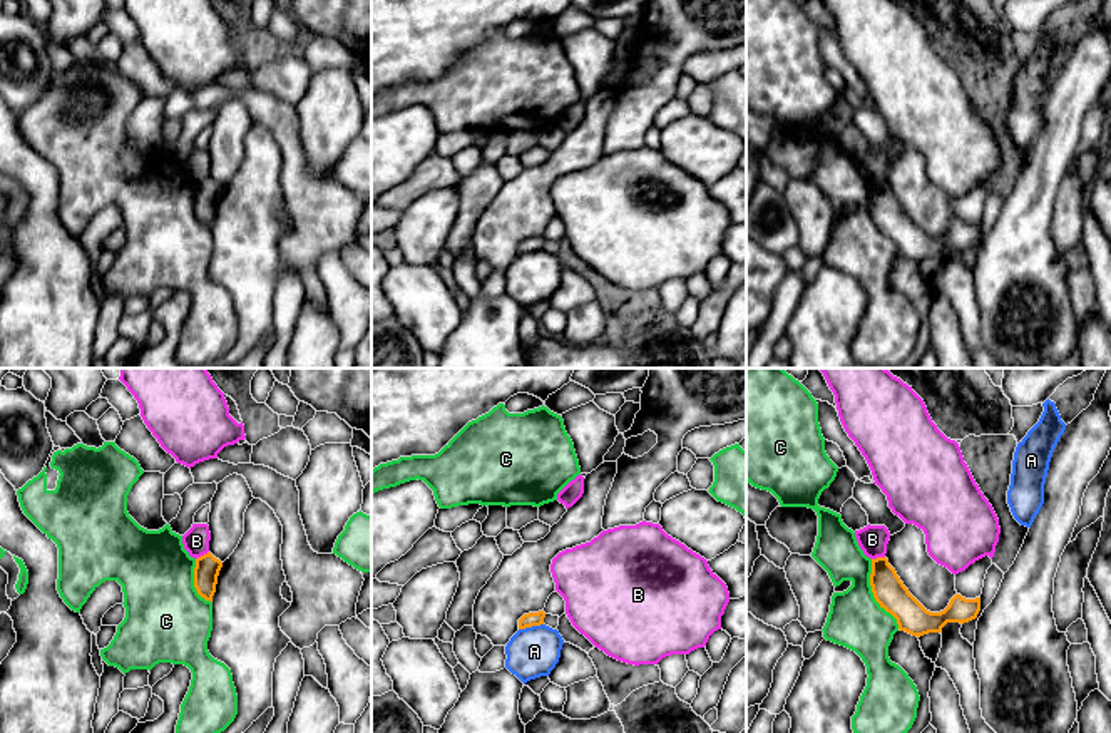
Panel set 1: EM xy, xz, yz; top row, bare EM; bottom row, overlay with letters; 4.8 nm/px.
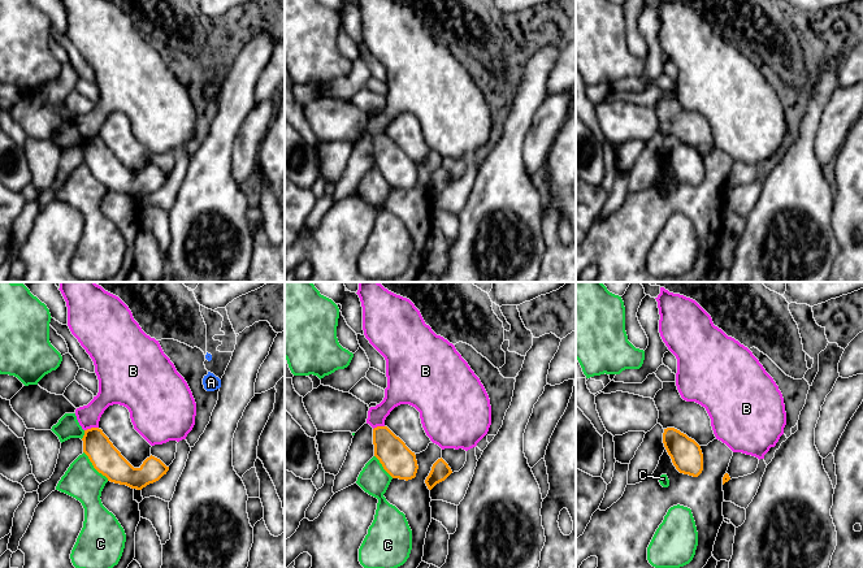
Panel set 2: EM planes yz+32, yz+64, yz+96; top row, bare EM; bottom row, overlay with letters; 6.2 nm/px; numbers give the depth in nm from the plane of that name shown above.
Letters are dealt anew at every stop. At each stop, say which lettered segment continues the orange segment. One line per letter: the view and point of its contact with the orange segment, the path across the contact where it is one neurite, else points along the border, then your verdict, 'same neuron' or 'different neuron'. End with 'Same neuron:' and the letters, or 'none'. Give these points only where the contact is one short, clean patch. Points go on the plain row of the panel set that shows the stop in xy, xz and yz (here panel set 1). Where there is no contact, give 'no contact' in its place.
A: meets orange in xz at (531, 251); border along xz (542, 248), (519, 255); different neuron
B: meets orange in xy at (201, 181); border along xy (208, 176), (196, 184); different neuron
C: meets orange in yz at (874, 220); border along yz (870, 184), (872, 221), (895, 245), (899, 253); different neuron
Same neuron: none

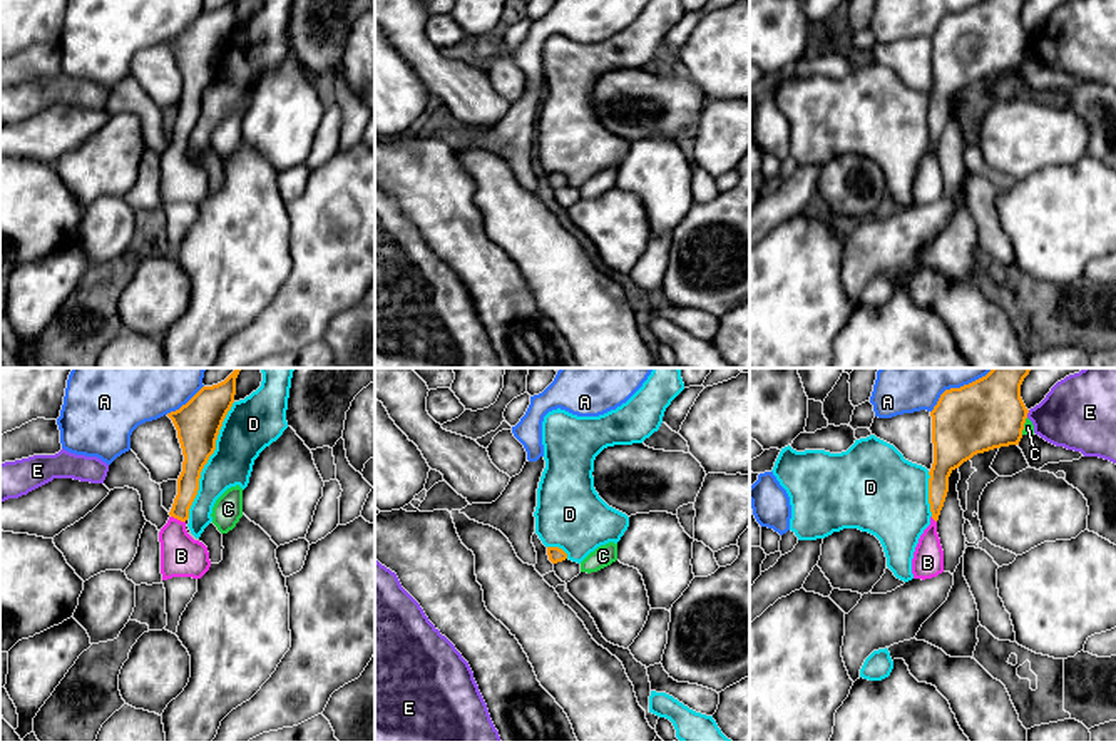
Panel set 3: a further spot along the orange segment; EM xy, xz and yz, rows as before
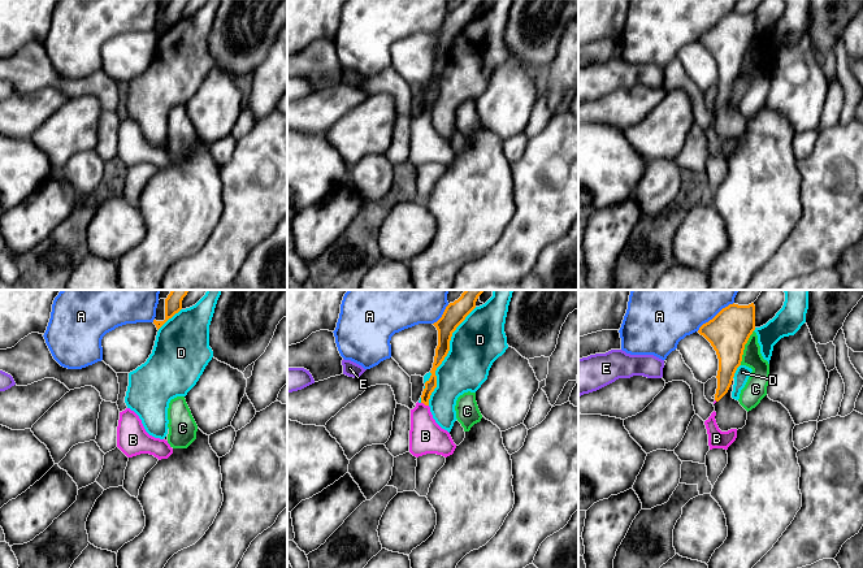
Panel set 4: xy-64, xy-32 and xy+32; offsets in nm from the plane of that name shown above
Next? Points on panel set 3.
A: meets orange in xy at (186, 29); different neuron
B: meets orange in xy at (178, 144); runs through xy (188, 109), (178, 144), (178, 174), (181, 181); same neuron
C: meets orange in yz at (1023, 51); different neuron
D: meets orange in xy at (208, 84); different neuron
E: meets orange in yz at (1028, 37); border along yz (1029, 35), (1026, 42); different neuron
Same neuron: B

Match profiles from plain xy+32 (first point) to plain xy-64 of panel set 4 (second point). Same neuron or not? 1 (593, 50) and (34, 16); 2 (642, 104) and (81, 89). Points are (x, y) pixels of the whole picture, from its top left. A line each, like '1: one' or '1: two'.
1: two
2: two

